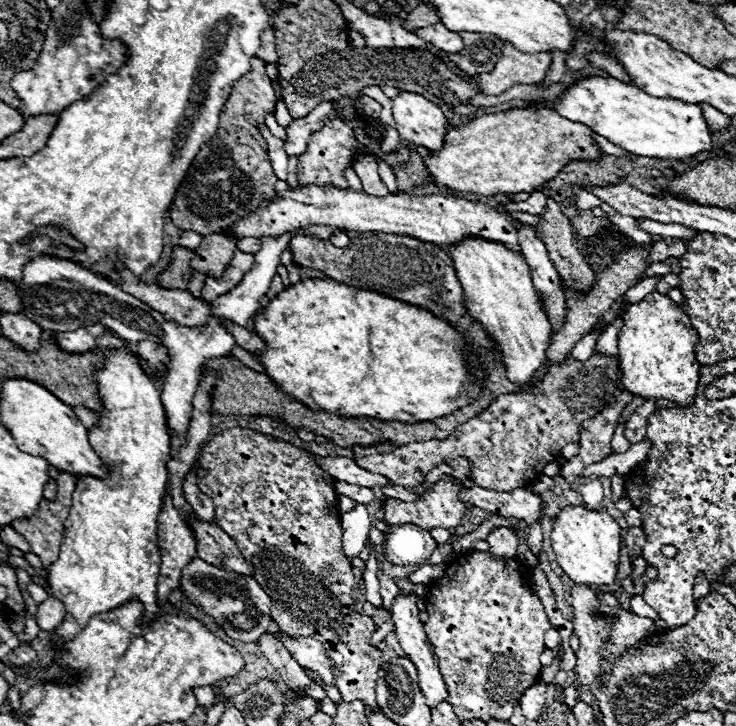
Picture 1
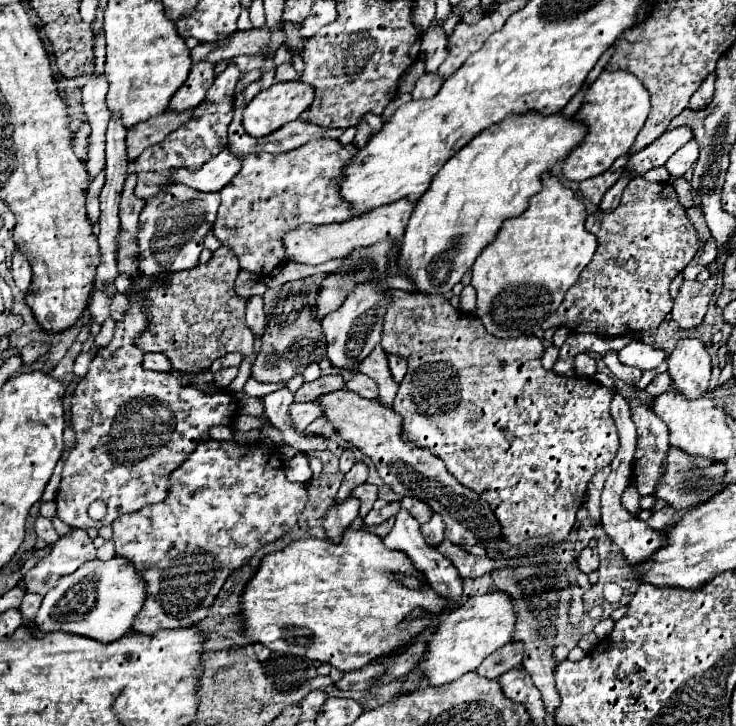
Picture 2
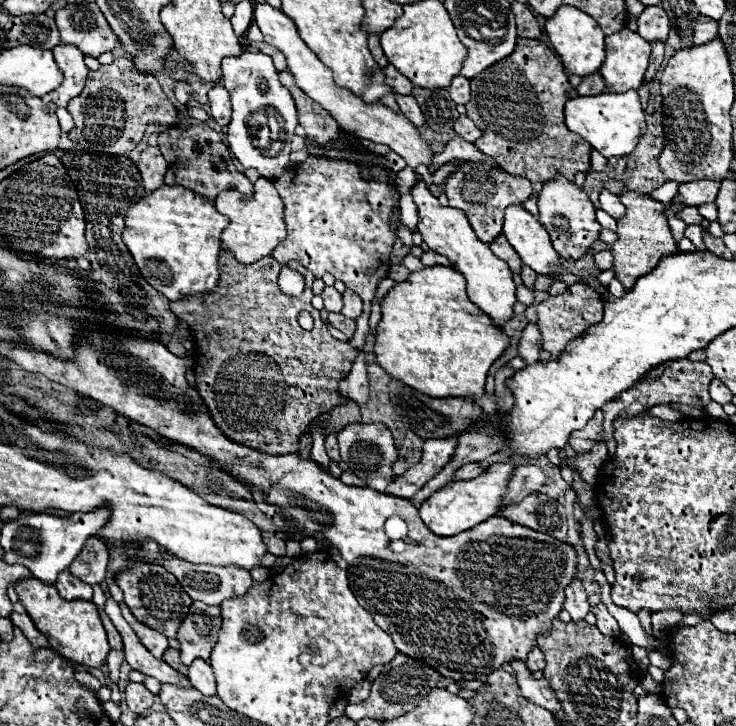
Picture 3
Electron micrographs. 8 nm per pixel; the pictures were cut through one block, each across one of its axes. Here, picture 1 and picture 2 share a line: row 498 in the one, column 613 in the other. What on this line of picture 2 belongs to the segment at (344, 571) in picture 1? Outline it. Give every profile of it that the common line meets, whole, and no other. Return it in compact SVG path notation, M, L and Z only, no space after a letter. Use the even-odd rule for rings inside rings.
M644 178L630 180L620 206L612 212L598 210L590 214L586 230L596 236L598 250L576 284L566 292L564 304L544 320L542 330L564 326L576 334L590 332L614 338L660 326L672 310L670 282L700 250L698 232L688 220L674 186Z

